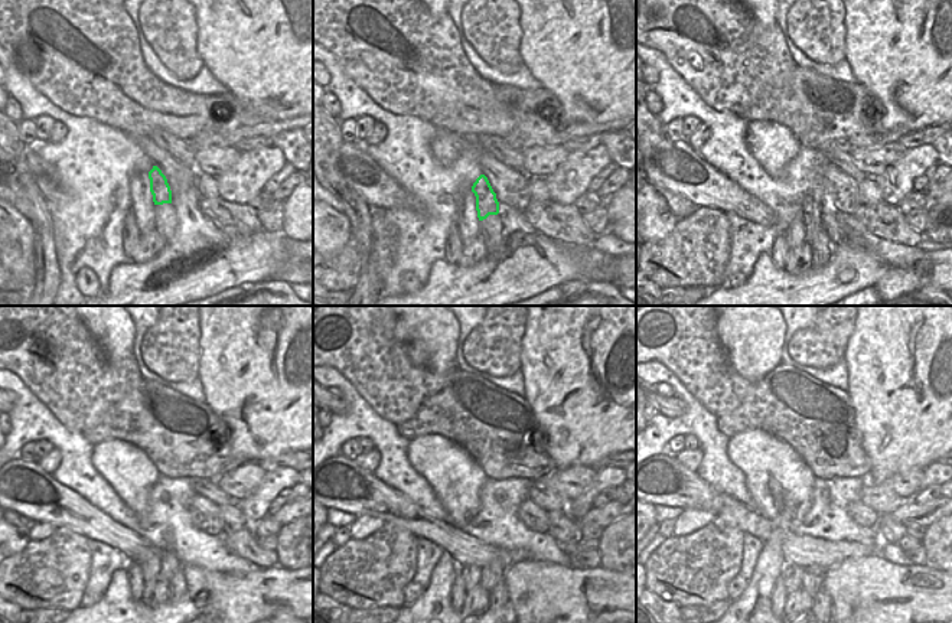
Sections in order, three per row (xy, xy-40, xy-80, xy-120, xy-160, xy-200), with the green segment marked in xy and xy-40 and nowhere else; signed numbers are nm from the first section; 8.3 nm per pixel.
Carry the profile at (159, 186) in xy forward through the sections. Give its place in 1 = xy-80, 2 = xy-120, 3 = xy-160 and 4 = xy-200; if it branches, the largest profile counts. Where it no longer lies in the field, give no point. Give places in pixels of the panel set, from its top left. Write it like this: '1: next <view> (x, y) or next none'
1: next xy-80 (811, 208)
2: next xy-120 (169, 563)
3: next xy-160 (492, 573)
4: next xy-200 (812, 579)

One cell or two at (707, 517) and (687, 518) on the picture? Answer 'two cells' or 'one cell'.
one cell

